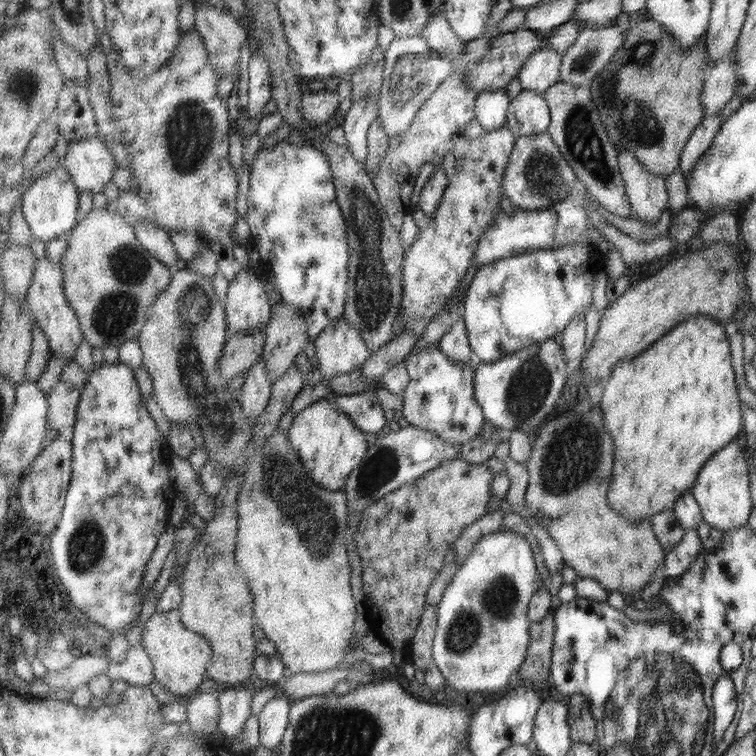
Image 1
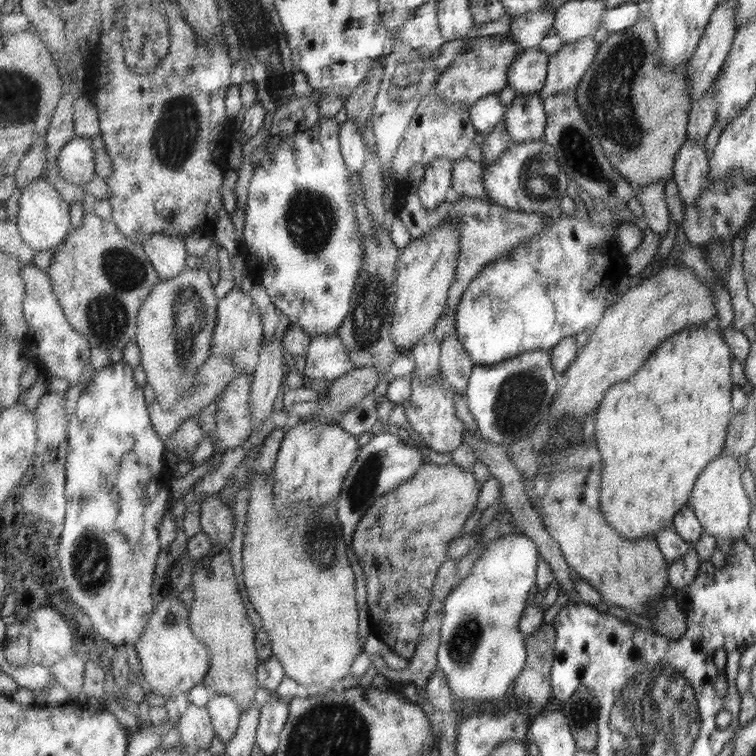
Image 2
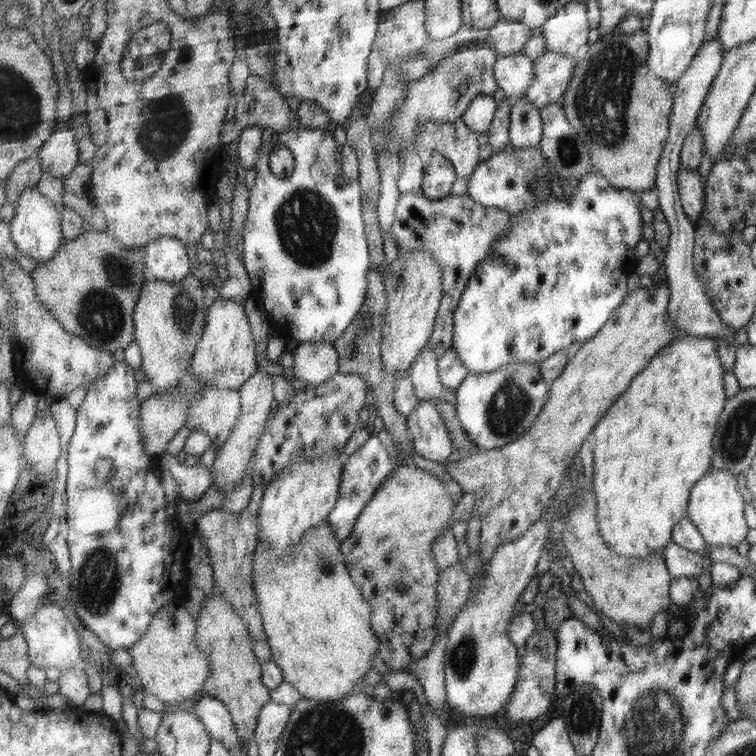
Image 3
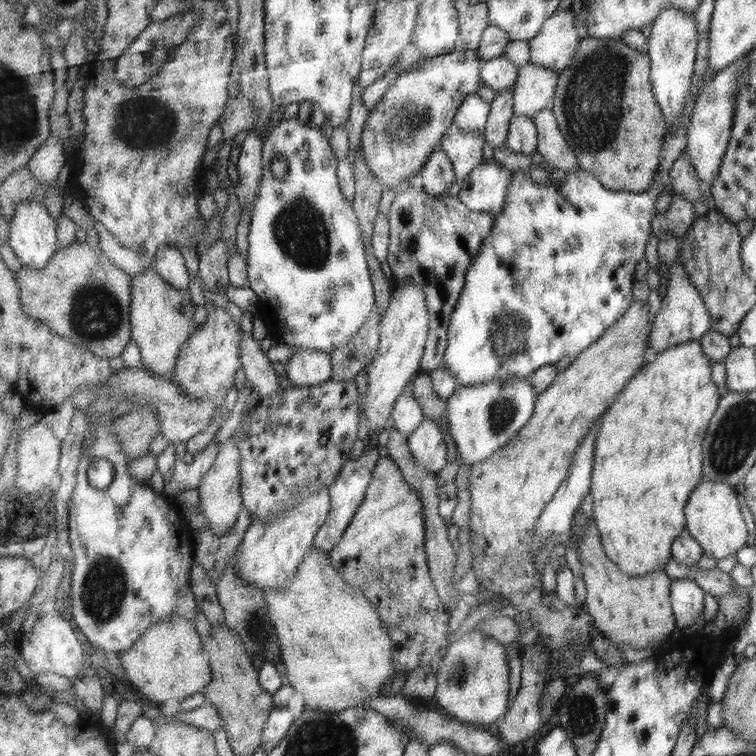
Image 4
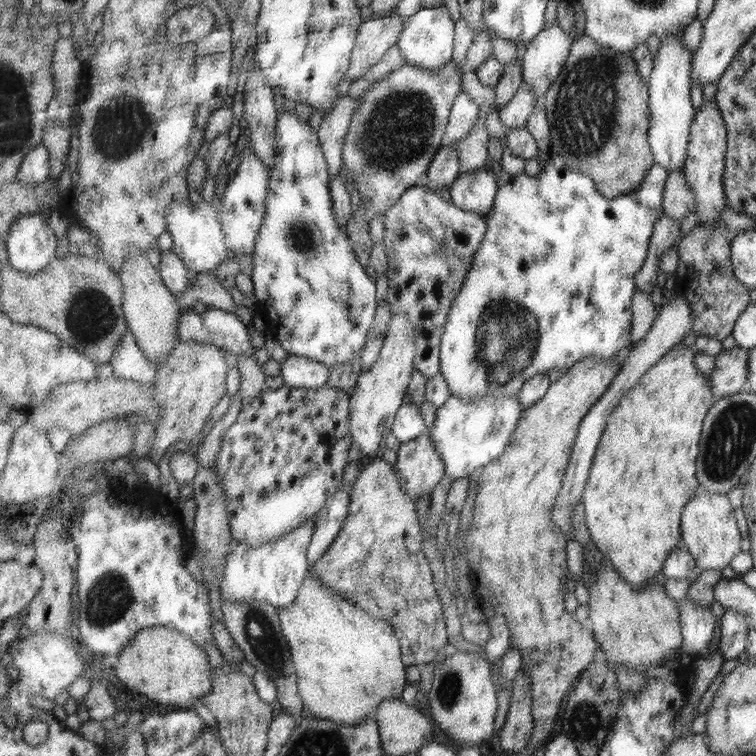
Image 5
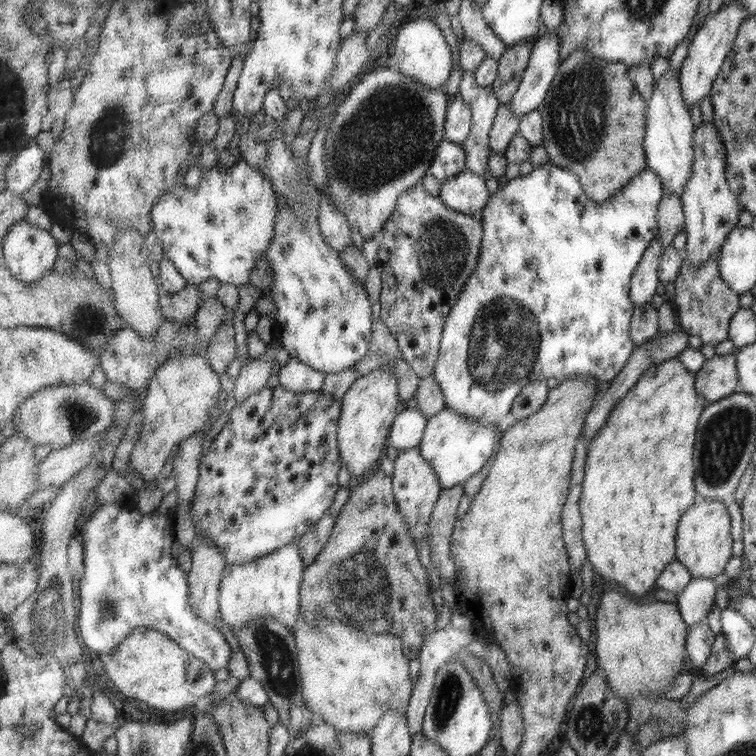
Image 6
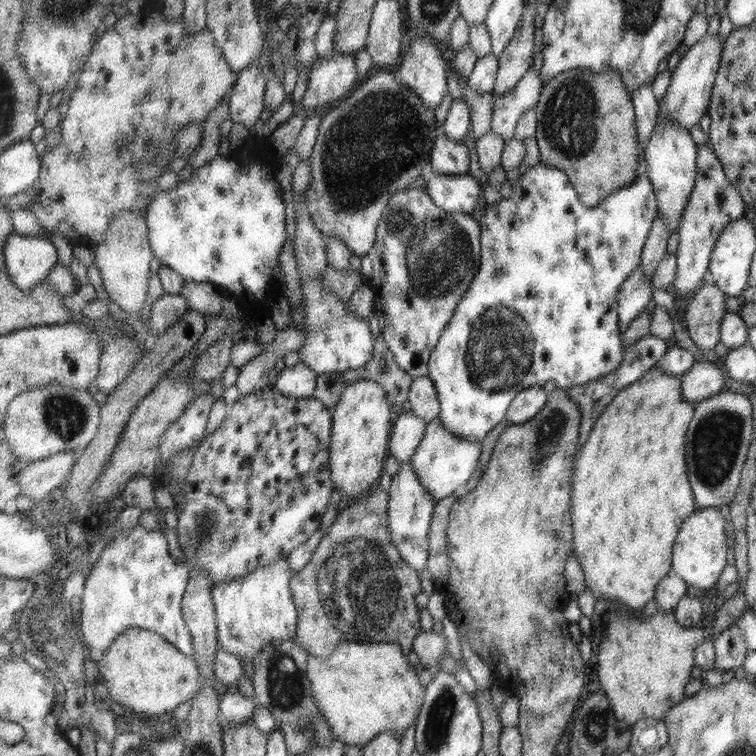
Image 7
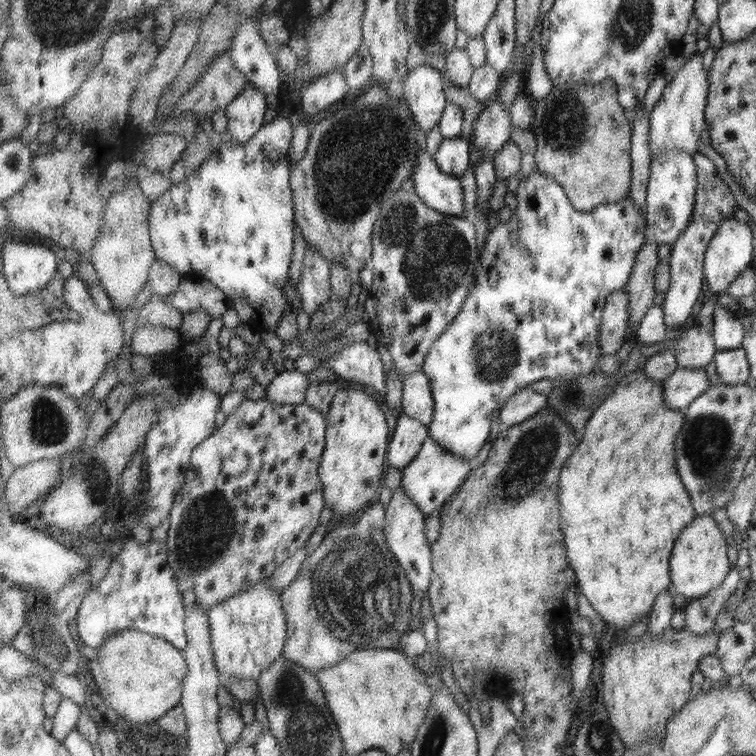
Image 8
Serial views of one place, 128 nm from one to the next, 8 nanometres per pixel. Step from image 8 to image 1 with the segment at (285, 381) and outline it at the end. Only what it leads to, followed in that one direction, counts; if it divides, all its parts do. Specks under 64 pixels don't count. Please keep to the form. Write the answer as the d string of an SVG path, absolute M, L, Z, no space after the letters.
M345 316L331 323L314 341L318 360L317 375L334 377L361 367L373 354L359 330L347 323Z

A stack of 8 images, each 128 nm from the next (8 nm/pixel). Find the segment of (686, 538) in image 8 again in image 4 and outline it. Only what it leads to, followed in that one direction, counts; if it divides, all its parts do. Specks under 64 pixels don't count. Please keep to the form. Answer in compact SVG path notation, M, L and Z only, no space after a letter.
M712 480L699 483L686 506L686 530L697 539L704 554L714 556L717 560L737 554L747 544L749 530L741 514L741 504L734 487Z

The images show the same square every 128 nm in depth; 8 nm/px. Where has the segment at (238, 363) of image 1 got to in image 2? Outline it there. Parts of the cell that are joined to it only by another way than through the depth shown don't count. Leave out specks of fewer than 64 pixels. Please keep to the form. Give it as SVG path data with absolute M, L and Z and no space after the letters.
M211 356L203 364L202 368L198 370L198 381L195 382L195 392L191 394L190 398L185 398L181 404L177 405L173 410L166 411L162 404L155 400L150 404L151 422L154 423L154 429L158 431L159 436L165 441L168 438L173 438L175 433L189 420L194 414L201 412L205 406L209 406L211 402L217 402L222 393L229 388L231 382L240 375L240 370L234 365L230 356Z

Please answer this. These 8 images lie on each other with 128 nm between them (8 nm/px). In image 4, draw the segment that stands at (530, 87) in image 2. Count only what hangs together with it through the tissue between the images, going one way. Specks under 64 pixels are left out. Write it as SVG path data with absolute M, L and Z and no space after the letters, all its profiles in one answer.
M499 57L482 62L482 82L497 92L513 89L519 74L519 66L515 66L507 57Z

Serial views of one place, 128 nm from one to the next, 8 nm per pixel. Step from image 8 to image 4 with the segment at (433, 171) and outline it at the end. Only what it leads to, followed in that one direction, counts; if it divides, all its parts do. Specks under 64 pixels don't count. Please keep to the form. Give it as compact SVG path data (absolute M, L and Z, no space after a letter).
M494 160L487 161L474 168L469 178L463 180L458 197L471 210L499 214L505 209L515 173Z

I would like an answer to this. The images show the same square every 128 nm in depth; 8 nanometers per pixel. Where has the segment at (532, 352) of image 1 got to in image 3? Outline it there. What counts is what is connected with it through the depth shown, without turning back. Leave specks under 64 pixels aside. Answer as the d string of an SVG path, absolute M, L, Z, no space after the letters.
M516 362L489 374L470 372L456 392L457 416L462 422L464 431L476 446L489 451L517 441L526 433L526 430L538 420L547 399L551 396L551 384L543 379L539 362Z

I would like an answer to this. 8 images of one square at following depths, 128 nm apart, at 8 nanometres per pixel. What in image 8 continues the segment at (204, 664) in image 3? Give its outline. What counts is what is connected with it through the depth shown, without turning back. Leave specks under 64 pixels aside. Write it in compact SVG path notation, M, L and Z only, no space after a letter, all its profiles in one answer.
M135 629L111 635L97 651L97 658L89 662L90 672L98 685L100 696L119 714L121 720L135 724L153 723L180 705L190 666L187 664L184 651L179 650L174 643Z

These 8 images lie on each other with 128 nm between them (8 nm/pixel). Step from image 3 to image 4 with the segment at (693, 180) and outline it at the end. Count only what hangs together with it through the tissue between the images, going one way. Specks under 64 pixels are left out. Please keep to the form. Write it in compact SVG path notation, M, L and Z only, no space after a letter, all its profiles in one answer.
M675 194L671 198L669 208L663 213L657 213L651 220L653 235L659 240L666 233L674 234L681 239L687 234L693 222L695 222L694 204L682 194Z

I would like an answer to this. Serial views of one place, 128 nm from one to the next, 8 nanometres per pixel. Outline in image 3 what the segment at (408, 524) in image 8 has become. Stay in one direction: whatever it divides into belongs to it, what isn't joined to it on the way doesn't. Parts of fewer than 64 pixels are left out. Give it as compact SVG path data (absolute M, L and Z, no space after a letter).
M420 401L408 417L408 429L416 453L433 462L445 462L453 454L455 444L442 419L442 410L434 402Z

